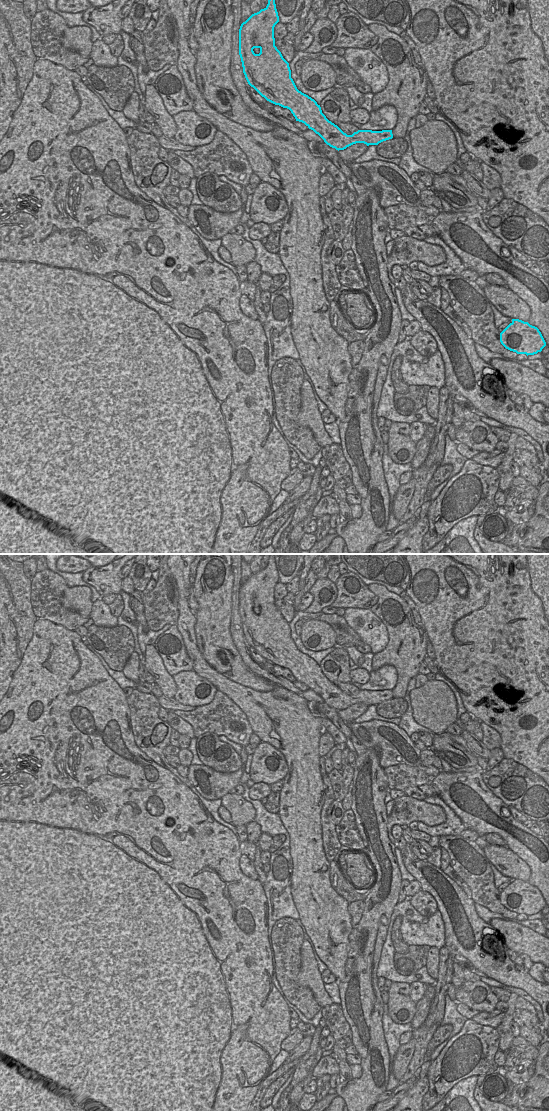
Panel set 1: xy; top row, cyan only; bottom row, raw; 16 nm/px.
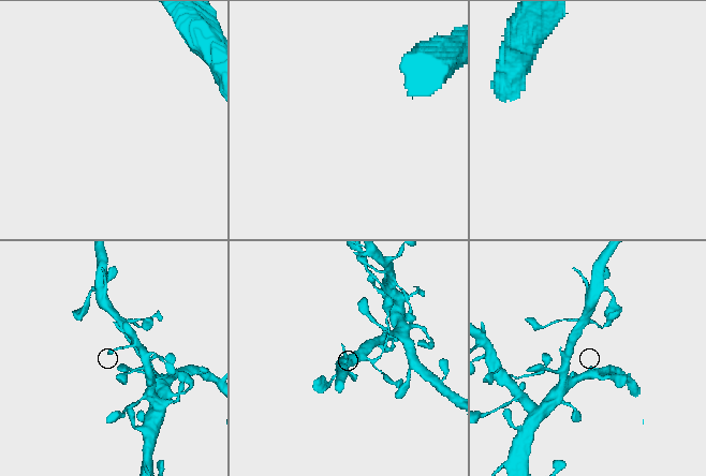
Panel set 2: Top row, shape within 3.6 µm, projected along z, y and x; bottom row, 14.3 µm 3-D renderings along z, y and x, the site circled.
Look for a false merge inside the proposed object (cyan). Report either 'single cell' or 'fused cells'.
fused cells

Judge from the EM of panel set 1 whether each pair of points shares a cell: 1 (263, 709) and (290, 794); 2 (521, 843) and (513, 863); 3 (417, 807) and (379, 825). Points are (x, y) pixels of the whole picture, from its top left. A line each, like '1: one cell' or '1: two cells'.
1: one cell
2: two cells
3: two cells

